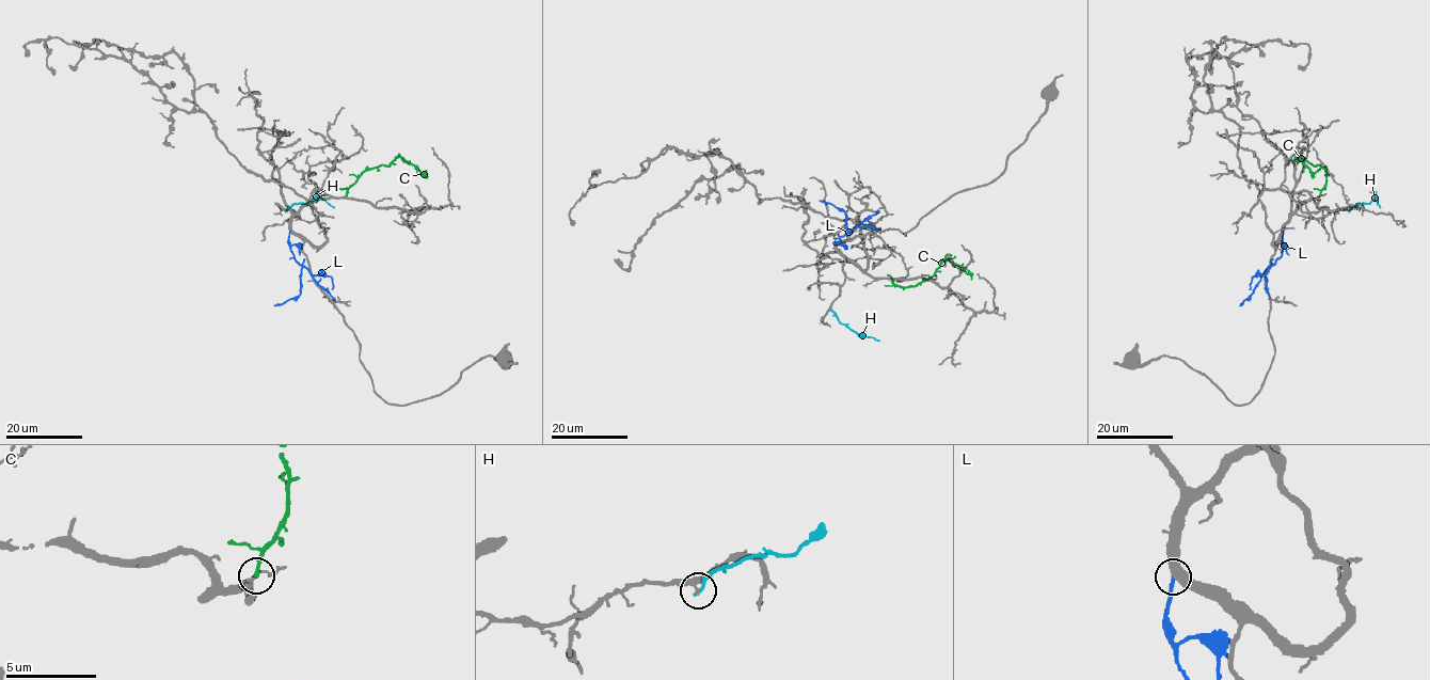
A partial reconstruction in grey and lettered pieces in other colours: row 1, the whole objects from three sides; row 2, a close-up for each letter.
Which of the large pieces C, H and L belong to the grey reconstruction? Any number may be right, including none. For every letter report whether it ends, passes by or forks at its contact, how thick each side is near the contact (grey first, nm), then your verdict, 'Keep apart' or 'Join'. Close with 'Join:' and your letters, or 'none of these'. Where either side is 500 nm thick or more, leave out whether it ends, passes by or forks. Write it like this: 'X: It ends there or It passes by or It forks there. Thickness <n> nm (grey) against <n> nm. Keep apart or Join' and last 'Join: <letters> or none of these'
C: It ends there. Thickness 360 nm (grey) against 220 nm. Join
H: It ends there. Thickness 240 nm (grey) against 220 nm. Keep apart
L: It ends there. Thickness 480 nm (grey) against 200 nm. Keep apart
Join: C

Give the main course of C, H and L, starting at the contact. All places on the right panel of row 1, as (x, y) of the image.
C: (1320, 195), (1325, 183), (1325, 172), (1321, 165), (1299, 157), (1314, 174), (1318, 170)
H: (1349, 210), (1375, 198), (1380, 208)
L: (1284, 232), (1281, 255), (1239, 305)

